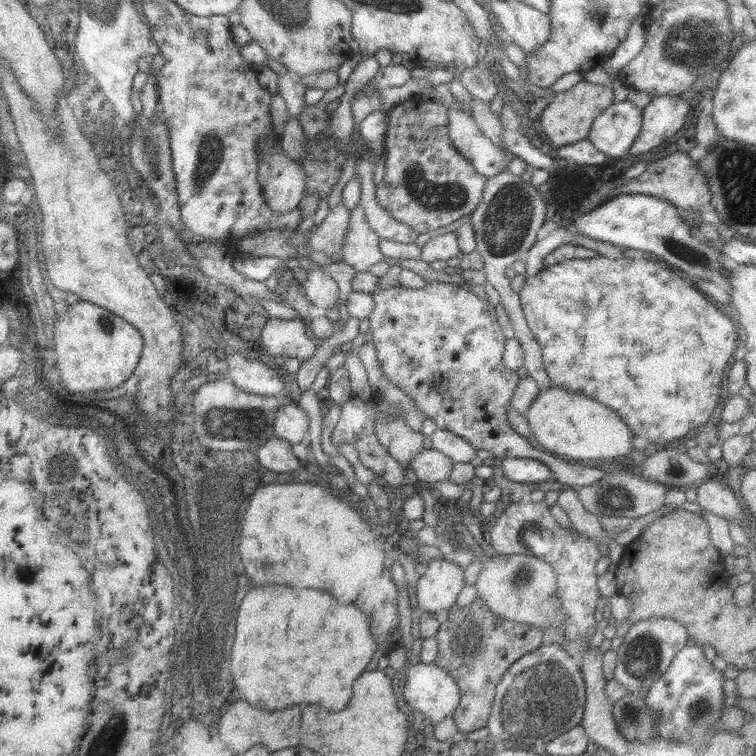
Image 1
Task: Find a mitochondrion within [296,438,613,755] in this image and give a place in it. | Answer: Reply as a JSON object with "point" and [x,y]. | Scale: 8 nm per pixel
{"point":[543,696]}

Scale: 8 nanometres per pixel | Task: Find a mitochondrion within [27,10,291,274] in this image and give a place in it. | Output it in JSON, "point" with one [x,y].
{"point":[212,150]}

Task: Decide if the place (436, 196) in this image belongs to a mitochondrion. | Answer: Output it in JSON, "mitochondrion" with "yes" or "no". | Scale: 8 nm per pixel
{"mitochondrion":"yes"}

